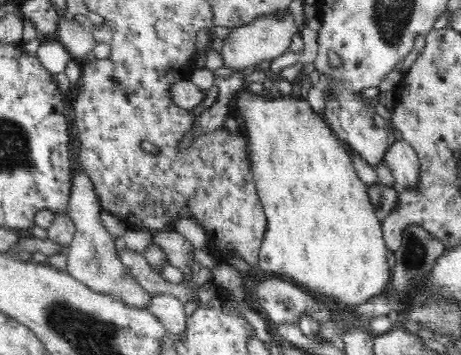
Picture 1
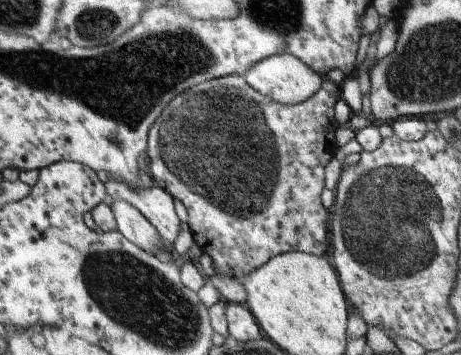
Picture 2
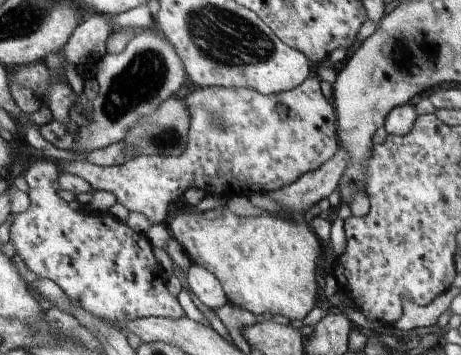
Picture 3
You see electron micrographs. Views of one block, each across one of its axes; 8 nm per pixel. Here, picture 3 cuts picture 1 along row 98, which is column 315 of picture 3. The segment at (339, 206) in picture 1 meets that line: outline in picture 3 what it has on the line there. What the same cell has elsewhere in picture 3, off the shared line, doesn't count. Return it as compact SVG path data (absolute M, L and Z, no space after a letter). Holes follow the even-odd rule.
M223 204L217 210L209 210L205 214L179 214L171 220L167 226L169 236L175 238L181 248L187 252L193 264L209 270L215 274L215 278L221 282L221 288L227 296L227 300L251 314L271 314L277 320L289 322L289 320L303 320L309 310L315 308L319 302L317 296L317 260L321 260L321 242L313 234L313 230L307 226L307 218L285 222L271 216L261 218L241 218L227 210Z

